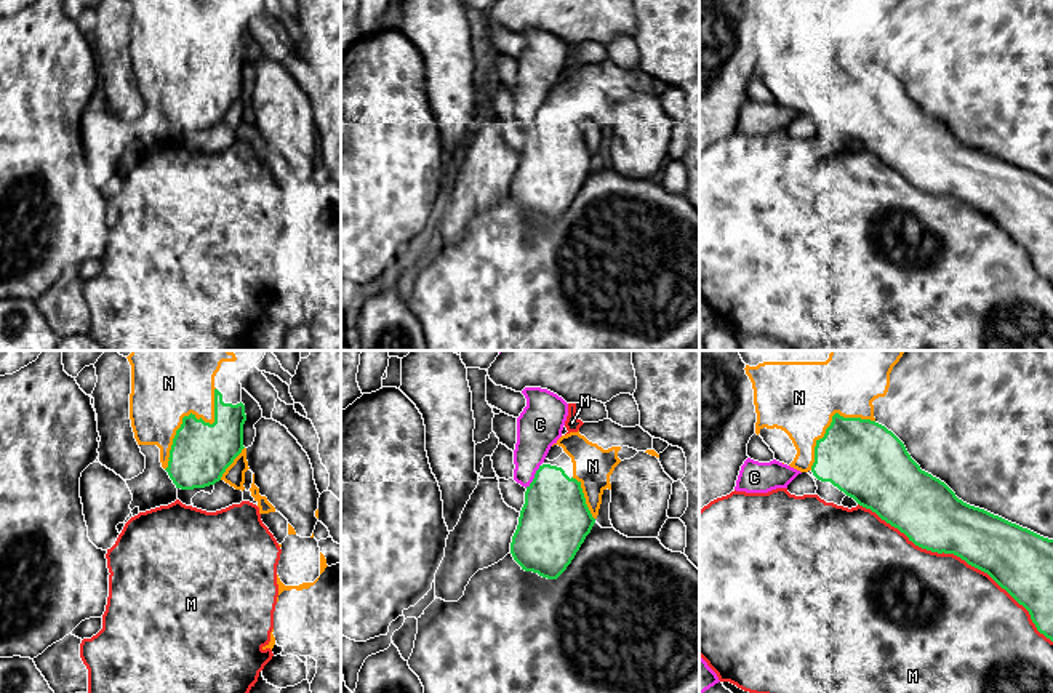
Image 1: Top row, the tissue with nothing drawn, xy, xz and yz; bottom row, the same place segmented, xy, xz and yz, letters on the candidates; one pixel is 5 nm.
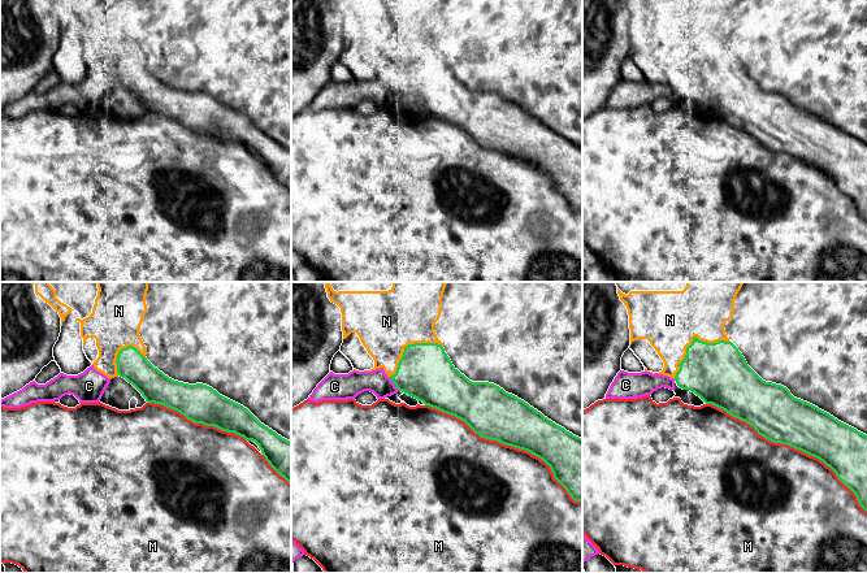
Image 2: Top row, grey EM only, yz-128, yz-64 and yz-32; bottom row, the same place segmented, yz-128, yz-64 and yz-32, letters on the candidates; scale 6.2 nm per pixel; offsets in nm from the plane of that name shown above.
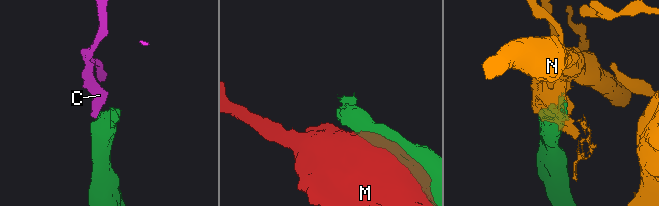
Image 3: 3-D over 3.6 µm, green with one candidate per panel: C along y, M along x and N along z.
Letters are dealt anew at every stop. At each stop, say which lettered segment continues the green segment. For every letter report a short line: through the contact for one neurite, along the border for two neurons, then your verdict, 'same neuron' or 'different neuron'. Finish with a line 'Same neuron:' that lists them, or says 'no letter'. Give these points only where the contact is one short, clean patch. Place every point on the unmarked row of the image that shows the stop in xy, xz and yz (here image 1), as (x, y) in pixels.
C: different neuron
M: different neuron
N: different neuron
Same neuron: no letter

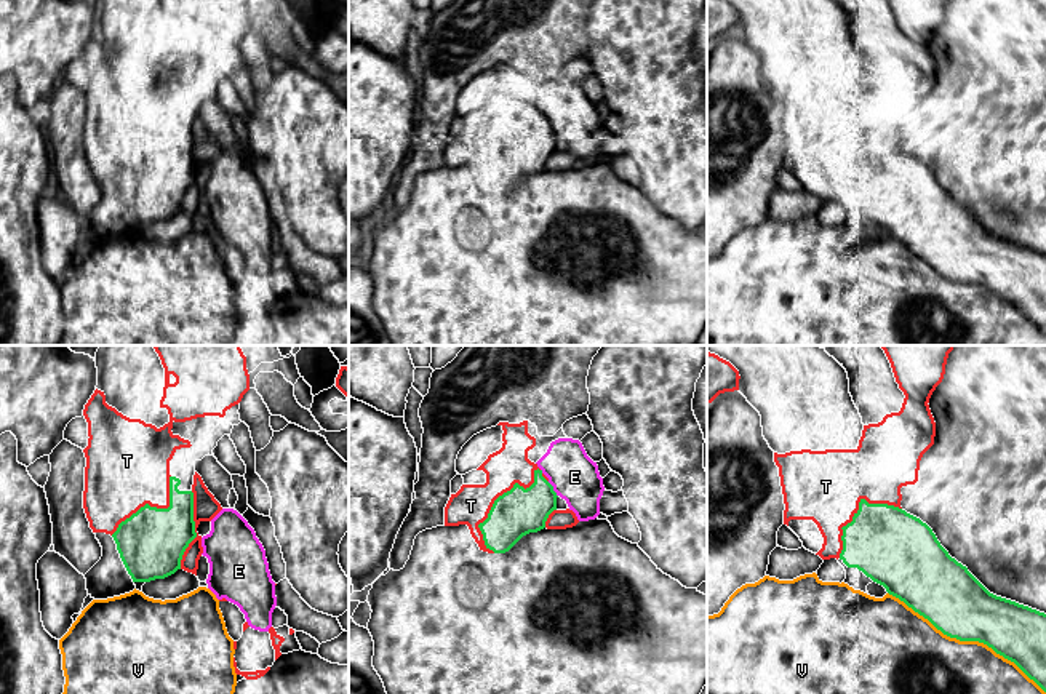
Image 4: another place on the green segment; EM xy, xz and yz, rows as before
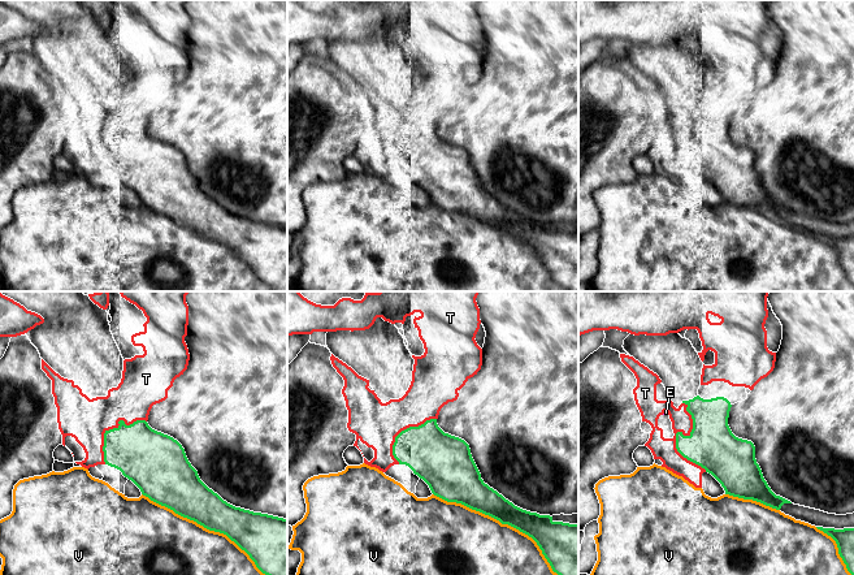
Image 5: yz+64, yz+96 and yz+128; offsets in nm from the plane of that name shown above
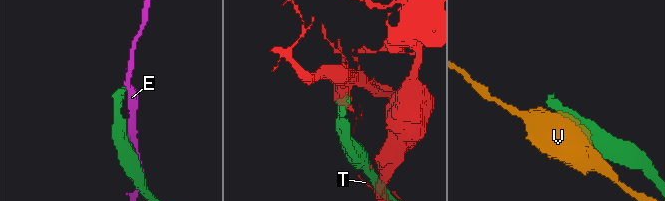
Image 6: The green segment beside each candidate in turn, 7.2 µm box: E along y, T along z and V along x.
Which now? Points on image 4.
E: different neuron
T: different neuron
V: different neuron
Same neuron: no letter

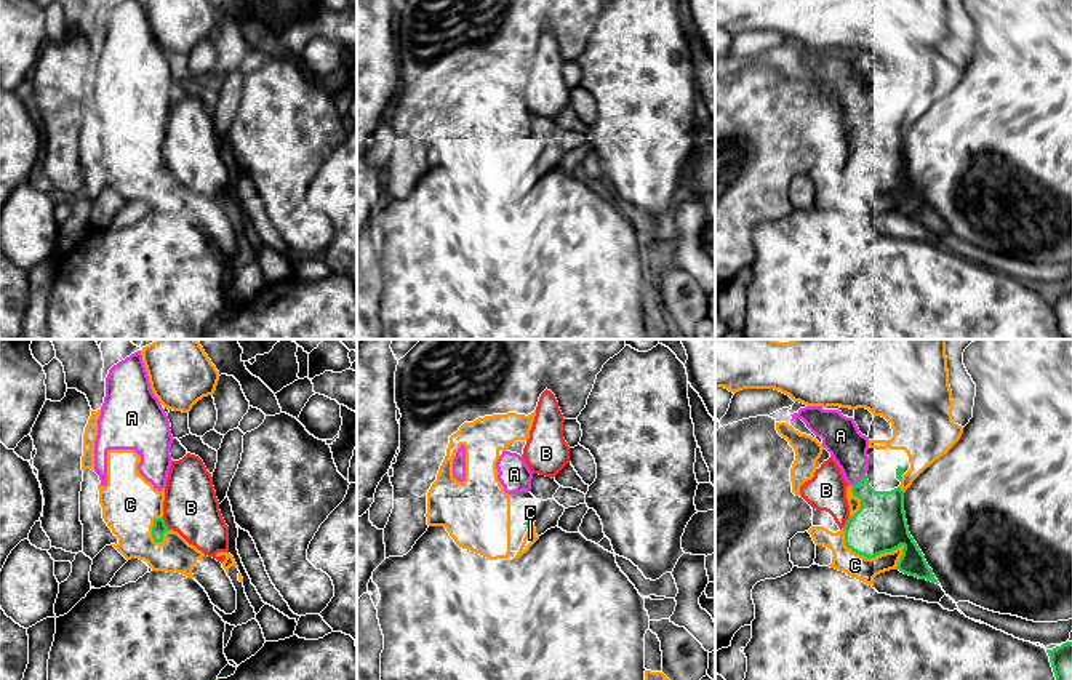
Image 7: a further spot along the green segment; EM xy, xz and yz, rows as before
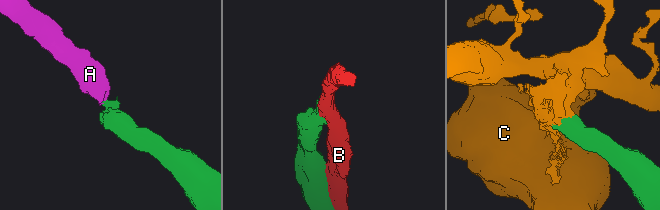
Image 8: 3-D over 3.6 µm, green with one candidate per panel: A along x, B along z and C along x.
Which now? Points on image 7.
A: same neuron
B: different neuron
C: different neuron
Same neuron: A

